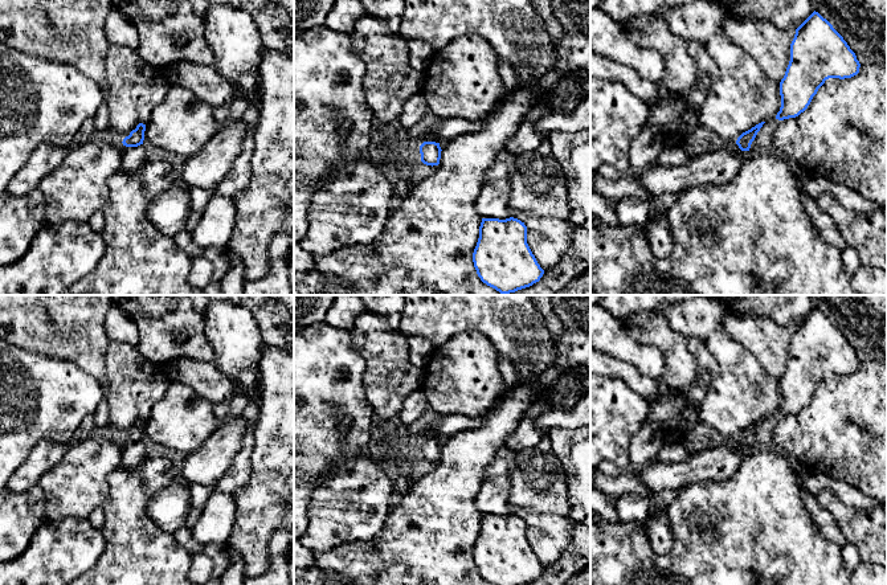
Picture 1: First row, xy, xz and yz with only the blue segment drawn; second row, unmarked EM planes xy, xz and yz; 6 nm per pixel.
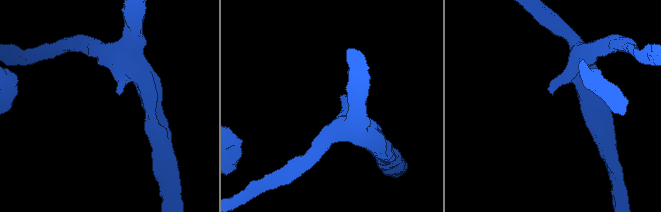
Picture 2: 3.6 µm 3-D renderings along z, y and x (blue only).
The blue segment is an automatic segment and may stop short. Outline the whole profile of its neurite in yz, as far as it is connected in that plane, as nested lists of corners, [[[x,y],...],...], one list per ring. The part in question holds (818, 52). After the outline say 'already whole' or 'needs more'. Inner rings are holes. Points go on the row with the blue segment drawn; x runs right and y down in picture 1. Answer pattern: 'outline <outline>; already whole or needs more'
outline [[[814,11],[796,29],[790,44],[790,61],[780,82],[781,107],[776,119],[798,116],[826,79],[851,78],[859,68],[843,37]]]; already whole

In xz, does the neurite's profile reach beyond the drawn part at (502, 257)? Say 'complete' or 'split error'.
complete

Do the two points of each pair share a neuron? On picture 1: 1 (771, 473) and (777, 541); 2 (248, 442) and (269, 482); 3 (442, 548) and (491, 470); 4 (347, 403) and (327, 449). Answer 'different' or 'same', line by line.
1: same
2: different
3: different
4: same

